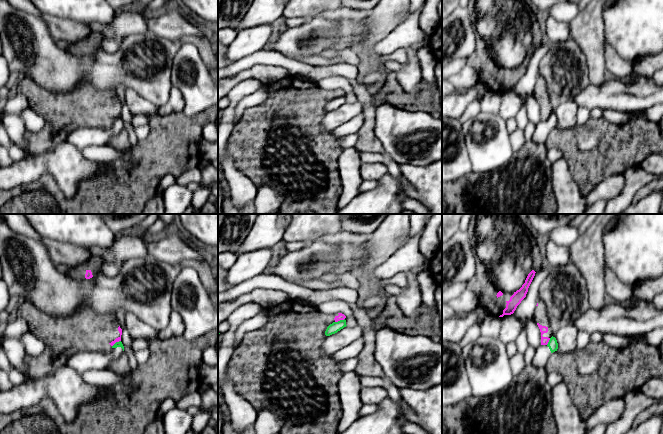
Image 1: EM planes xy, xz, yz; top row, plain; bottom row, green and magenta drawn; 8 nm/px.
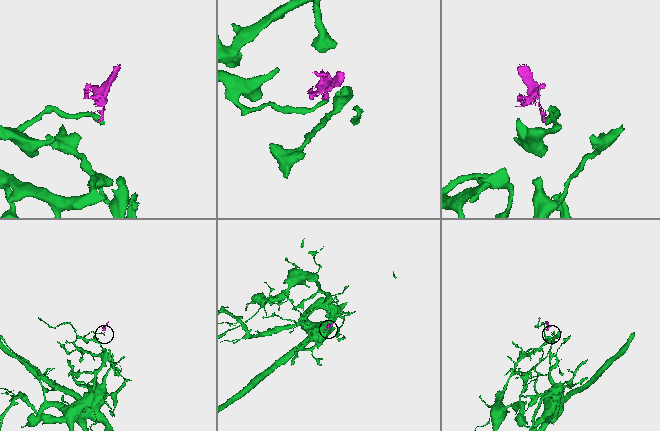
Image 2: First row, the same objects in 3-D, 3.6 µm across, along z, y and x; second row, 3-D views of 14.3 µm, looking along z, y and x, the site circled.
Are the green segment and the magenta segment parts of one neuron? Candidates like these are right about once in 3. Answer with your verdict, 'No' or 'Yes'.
No

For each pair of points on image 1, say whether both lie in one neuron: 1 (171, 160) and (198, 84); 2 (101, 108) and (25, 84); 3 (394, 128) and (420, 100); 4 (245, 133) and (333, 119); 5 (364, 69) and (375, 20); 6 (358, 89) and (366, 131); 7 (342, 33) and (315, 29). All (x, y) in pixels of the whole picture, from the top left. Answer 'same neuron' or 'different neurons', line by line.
1: different neurons
2: same neuron
3: different neurons
4: different neurons
5: same neuron
6: same neuron
7: same neuron

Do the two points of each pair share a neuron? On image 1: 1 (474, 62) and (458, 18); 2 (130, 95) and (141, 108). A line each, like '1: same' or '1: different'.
1: different
2: same

